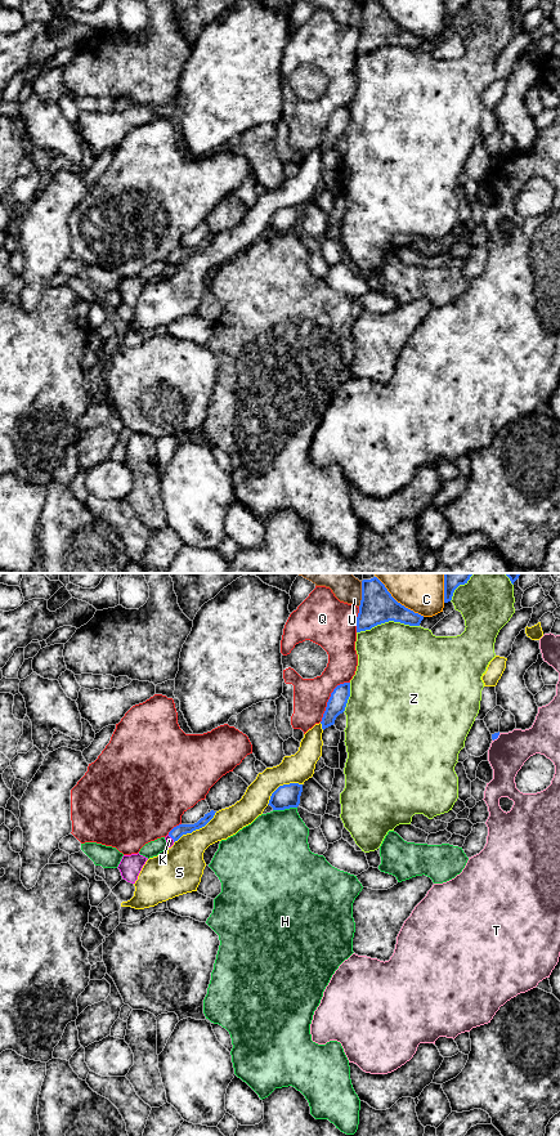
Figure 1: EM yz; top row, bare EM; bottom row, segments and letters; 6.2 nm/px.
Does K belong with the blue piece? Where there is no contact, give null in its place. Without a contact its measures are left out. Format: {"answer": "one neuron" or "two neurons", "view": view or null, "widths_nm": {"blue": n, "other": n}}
{"answer": "one neuron", "view": "yz", "widths_nm": {"blue": 80, "other": 50}}

